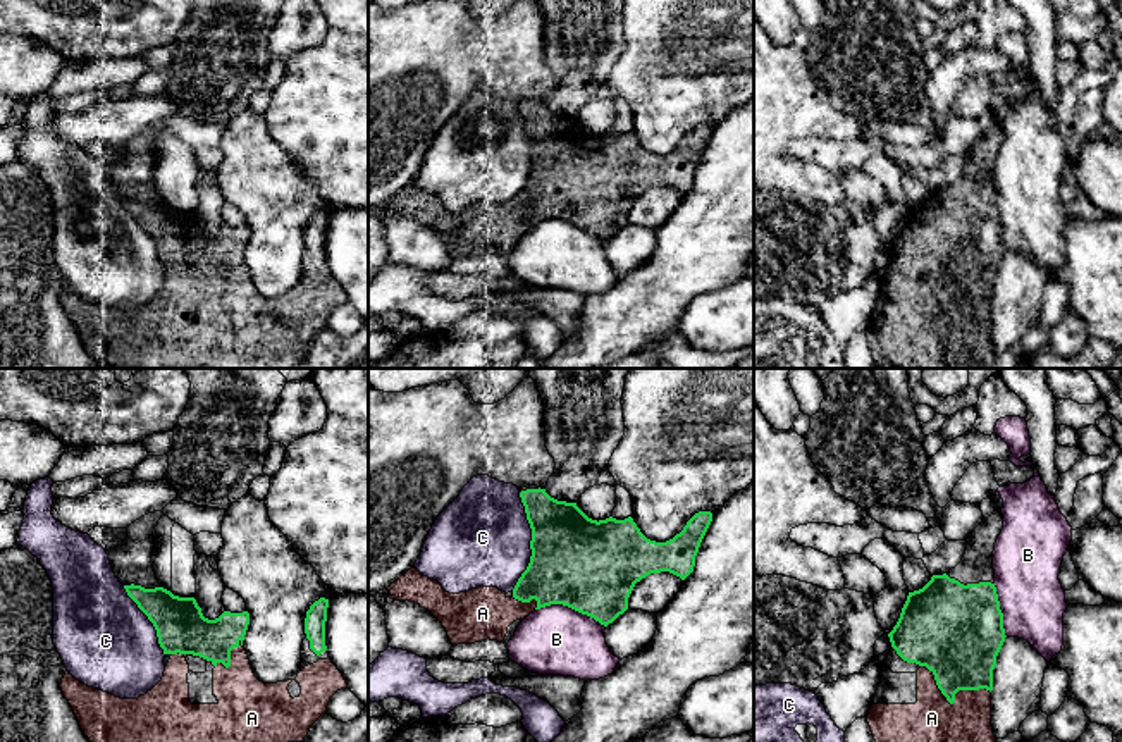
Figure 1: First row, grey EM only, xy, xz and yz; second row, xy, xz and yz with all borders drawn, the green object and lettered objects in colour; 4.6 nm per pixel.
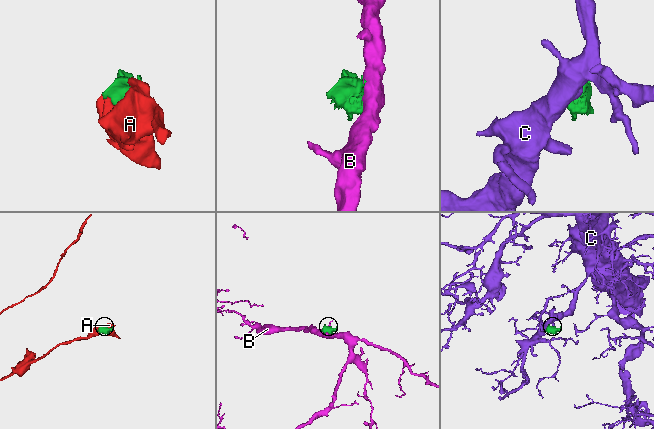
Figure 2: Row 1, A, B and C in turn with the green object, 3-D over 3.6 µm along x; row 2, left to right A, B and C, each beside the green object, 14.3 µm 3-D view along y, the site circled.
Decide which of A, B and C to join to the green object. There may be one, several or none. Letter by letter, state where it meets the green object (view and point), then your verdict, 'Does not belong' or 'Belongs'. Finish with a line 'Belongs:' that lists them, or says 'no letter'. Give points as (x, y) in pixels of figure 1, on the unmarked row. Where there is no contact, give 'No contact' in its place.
A: Touches green at yz (954, 315). Belongs
B: Touches green at xz (570, 221). Does not belong
C: Touches green at xz (530, 155). Does not belong
Belongs: A

